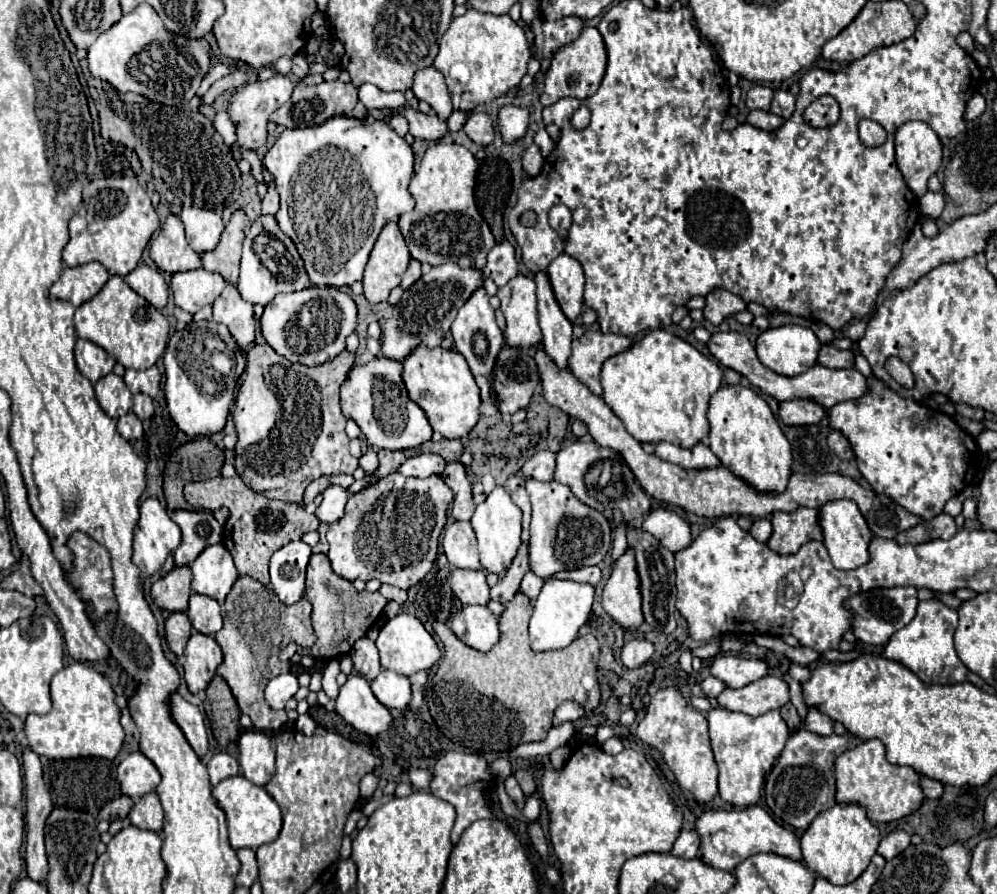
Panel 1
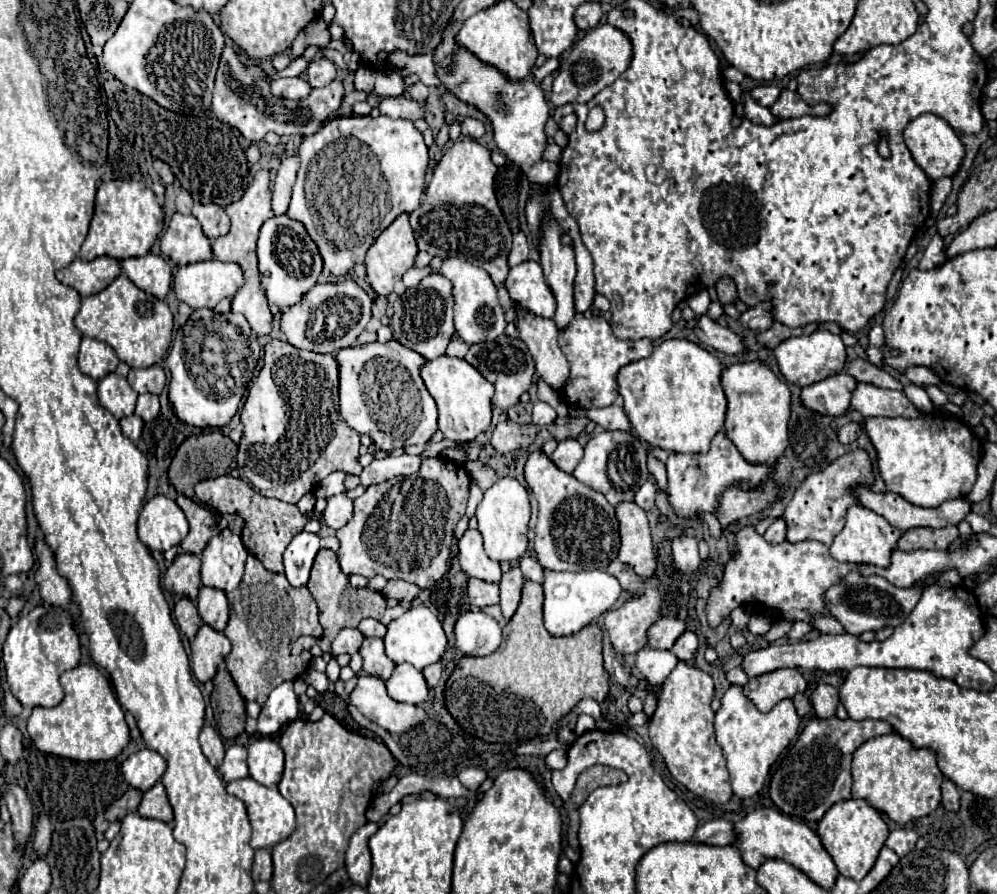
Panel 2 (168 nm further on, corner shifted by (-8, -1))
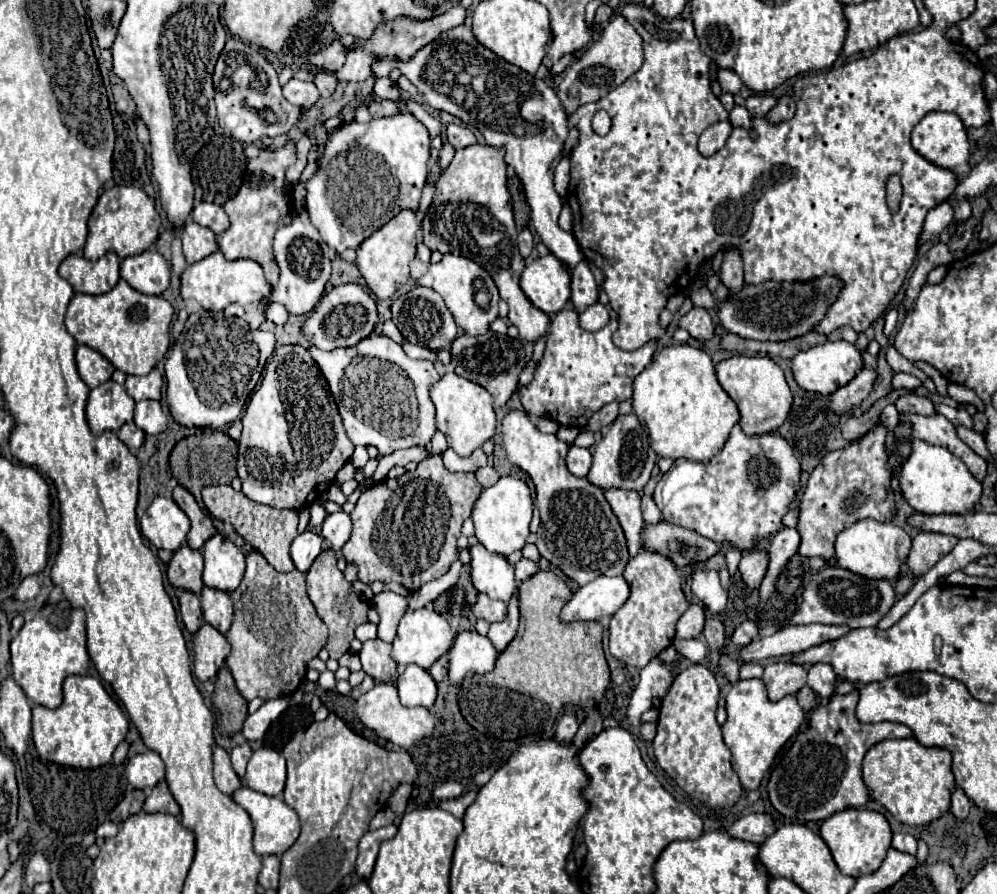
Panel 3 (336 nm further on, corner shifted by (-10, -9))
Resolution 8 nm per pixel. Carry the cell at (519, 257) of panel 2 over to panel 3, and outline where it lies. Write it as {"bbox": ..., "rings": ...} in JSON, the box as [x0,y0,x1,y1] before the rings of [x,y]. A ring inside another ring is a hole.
{"bbox":[517,228,533,258],"rings":[[[525,228],[523,232],[519,232],[517,244],[519,244],[519,252],[521,252],[521,256],[527,258],[527,256],[531,254],[531,250],[533,250],[533,236],[531,236],[531,232],[529,232],[527,228]]]}

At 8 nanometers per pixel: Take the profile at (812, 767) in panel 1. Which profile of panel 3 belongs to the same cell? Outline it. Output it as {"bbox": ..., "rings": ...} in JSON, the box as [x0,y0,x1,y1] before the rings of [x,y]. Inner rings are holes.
{"bbox":[767,690,911,822],"rings":[[[857,690],[847,696],[833,694],[811,712],[807,728],[797,734],[793,746],[773,768],[767,784],[769,800],[779,814],[797,818],[799,822],[821,822],[839,810],[867,804],[869,792],[861,778],[865,752],[887,738],[911,738],[911,730],[893,722],[861,724],[855,718],[857,700]]]}

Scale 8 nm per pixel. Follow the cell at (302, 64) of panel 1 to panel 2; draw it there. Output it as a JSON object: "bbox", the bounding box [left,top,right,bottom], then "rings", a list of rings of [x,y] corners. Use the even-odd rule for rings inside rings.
{"bbox":[307,56,337,88],"rings":[[[319,56],[319,58],[311,60],[311,64],[307,68],[307,74],[309,74],[309,84],[313,88],[321,88],[321,86],[331,84],[335,80],[337,70],[335,70],[335,64],[331,60]]]}

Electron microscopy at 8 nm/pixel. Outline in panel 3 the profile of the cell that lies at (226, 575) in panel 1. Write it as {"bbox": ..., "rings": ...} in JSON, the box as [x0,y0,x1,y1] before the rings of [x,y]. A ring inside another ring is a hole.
{"bbox":[203,534,245,592],"rings":[[[215,534],[203,546],[203,584],[215,590],[233,592],[245,574],[245,554],[225,536]]]}

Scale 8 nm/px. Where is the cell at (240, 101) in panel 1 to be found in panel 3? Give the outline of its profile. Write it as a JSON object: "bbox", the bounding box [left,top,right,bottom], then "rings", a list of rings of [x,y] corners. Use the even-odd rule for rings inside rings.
{"bbox":[283,80,319,108],"rings":[[[289,80],[283,86],[283,96],[287,102],[301,106],[301,108],[311,108],[319,100],[319,92],[313,82],[301,82],[301,80]]]}

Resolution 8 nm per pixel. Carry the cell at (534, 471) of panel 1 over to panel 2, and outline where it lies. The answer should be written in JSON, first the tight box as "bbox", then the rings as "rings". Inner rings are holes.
{"bbox":[551,438,583,472],"rings":[[[569,438],[569,440],[561,440],[557,450],[551,454],[551,460],[565,472],[573,472],[575,466],[581,462],[583,458],[583,446],[575,440],[575,438]]]}

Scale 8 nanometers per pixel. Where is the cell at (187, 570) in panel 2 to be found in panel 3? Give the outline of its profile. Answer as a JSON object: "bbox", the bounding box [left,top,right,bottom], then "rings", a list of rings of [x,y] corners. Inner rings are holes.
{"bbox":[167,544,203,594],"rings":[[[183,544],[167,564],[167,580],[175,588],[183,588],[187,592],[199,594],[203,588],[203,556],[199,550]]]}

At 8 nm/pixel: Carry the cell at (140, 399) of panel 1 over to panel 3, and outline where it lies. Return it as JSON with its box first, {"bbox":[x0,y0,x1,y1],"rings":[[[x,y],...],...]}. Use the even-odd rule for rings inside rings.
{"bbox":[135,400,167,434],"rings":[[[143,400],[135,404],[135,424],[145,434],[159,434],[167,426],[167,416],[157,400]]]}

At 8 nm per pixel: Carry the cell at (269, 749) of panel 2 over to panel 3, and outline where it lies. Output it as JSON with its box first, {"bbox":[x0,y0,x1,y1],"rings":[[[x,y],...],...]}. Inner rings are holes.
{"bbox":[245,746,285,796],"rings":[[[263,746],[253,752],[245,774],[245,782],[249,788],[267,796],[281,796],[285,778],[285,760],[277,750]]]}

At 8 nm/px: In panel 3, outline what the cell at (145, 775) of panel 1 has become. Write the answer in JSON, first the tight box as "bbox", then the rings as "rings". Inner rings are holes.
{"bbox":[125,752,165,790],"rings":[[[145,752],[133,756],[125,766],[127,782],[137,790],[151,790],[159,780],[165,778],[165,766],[157,752]]]}

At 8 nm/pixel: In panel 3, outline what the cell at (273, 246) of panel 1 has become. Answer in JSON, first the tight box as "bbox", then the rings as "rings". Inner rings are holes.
{"bbox":[273,208,331,314],"rings":[[[293,208],[293,222],[275,234],[273,256],[281,270],[273,302],[283,304],[289,314],[309,314],[323,296],[323,288],[331,276],[331,252],[303,208]]]}

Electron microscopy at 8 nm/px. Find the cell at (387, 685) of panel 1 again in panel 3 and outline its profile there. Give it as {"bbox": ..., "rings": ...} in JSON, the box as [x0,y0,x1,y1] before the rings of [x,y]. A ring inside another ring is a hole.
{"bbox":[397,664,437,708],"rings":[[[409,664],[405,668],[405,672],[399,674],[397,690],[399,690],[401,704],[407,708],[413,708],[413,706],[431,708],[437,698],[435,680],[429,676],[427,670],[423,670],[415,664]]]}

